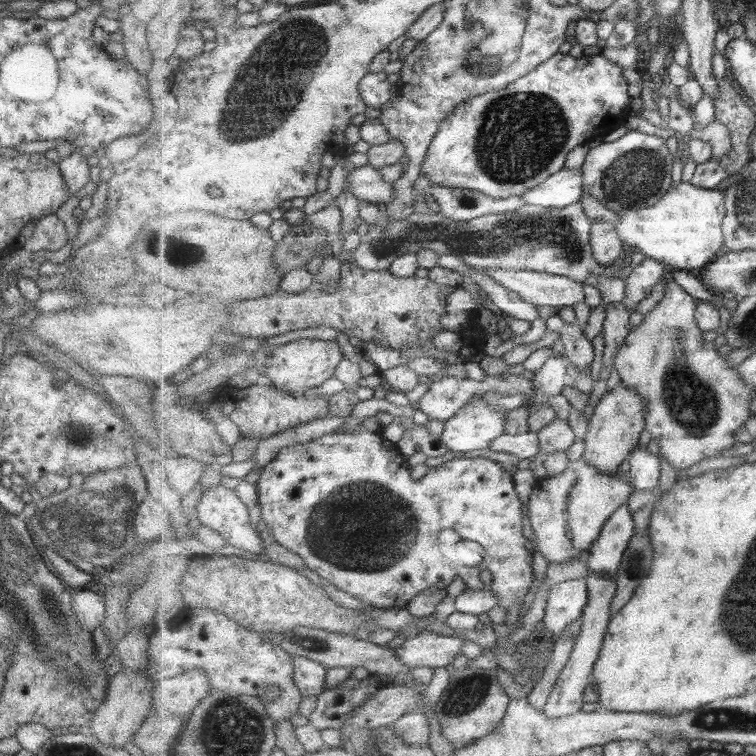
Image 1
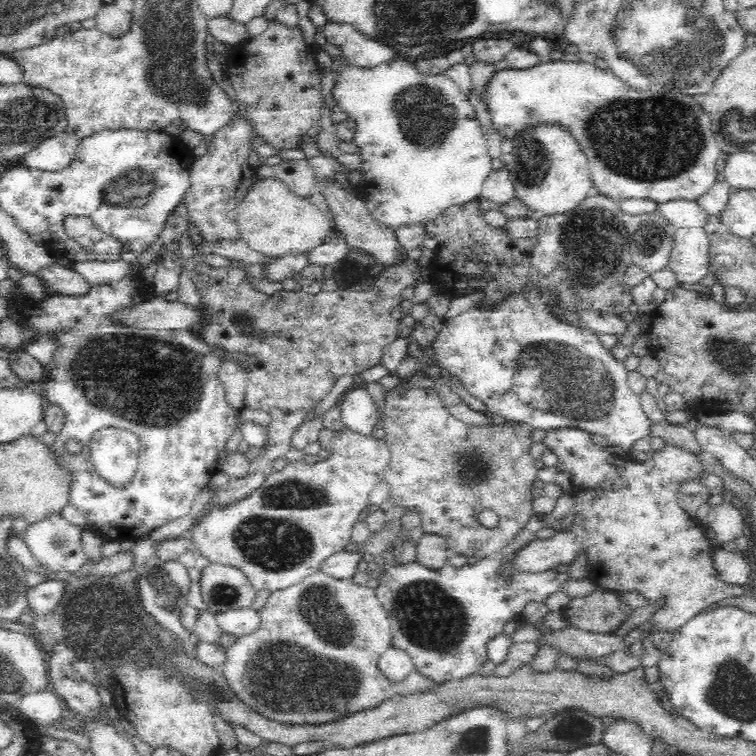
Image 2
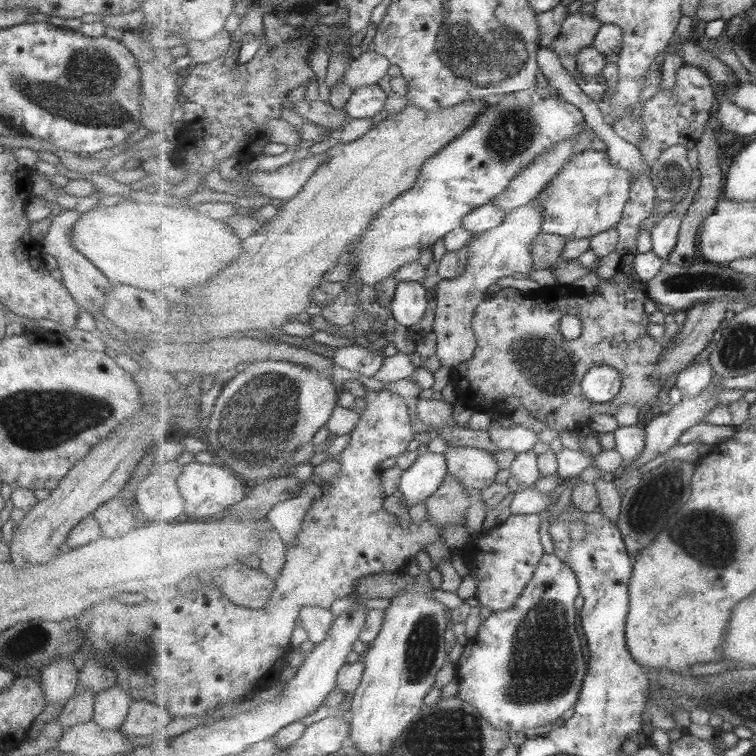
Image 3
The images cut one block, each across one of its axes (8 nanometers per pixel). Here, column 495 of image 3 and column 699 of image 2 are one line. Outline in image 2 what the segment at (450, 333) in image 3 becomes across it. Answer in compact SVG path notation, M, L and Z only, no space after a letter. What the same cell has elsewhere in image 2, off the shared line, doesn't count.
M704 228L677 229L667 267L681 284L698 284L709 272L709 239Z

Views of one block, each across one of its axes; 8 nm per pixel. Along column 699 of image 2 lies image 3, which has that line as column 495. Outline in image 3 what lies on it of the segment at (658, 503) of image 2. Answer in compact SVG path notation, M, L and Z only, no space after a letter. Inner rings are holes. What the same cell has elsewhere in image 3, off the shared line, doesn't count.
M451 446L446 453L449 472L476 492L495 483L497 472L501 470L493 453L481 447ZM511 514L505 522L475 537L469 539L463 549L462 558L467 560L468 569L479 580L475 598L479 605L487 607L492 613L509 611L516 606L520 596L533 581L537 566L545 556L541 544L541 526L543 515Z

